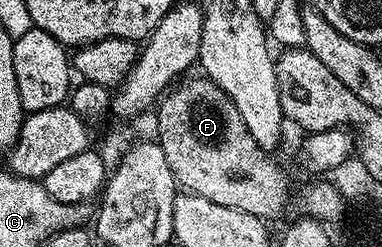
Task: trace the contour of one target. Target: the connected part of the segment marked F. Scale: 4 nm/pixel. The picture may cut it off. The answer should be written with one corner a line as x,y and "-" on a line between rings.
204,77
188,79
164,92
155,107
156,138
173,178
186,192
207,197
215,205
227,205
227,209
239,209
258,217
275,214
277,190
281,187
276,165
249,136
239,109
235,109
223,89

